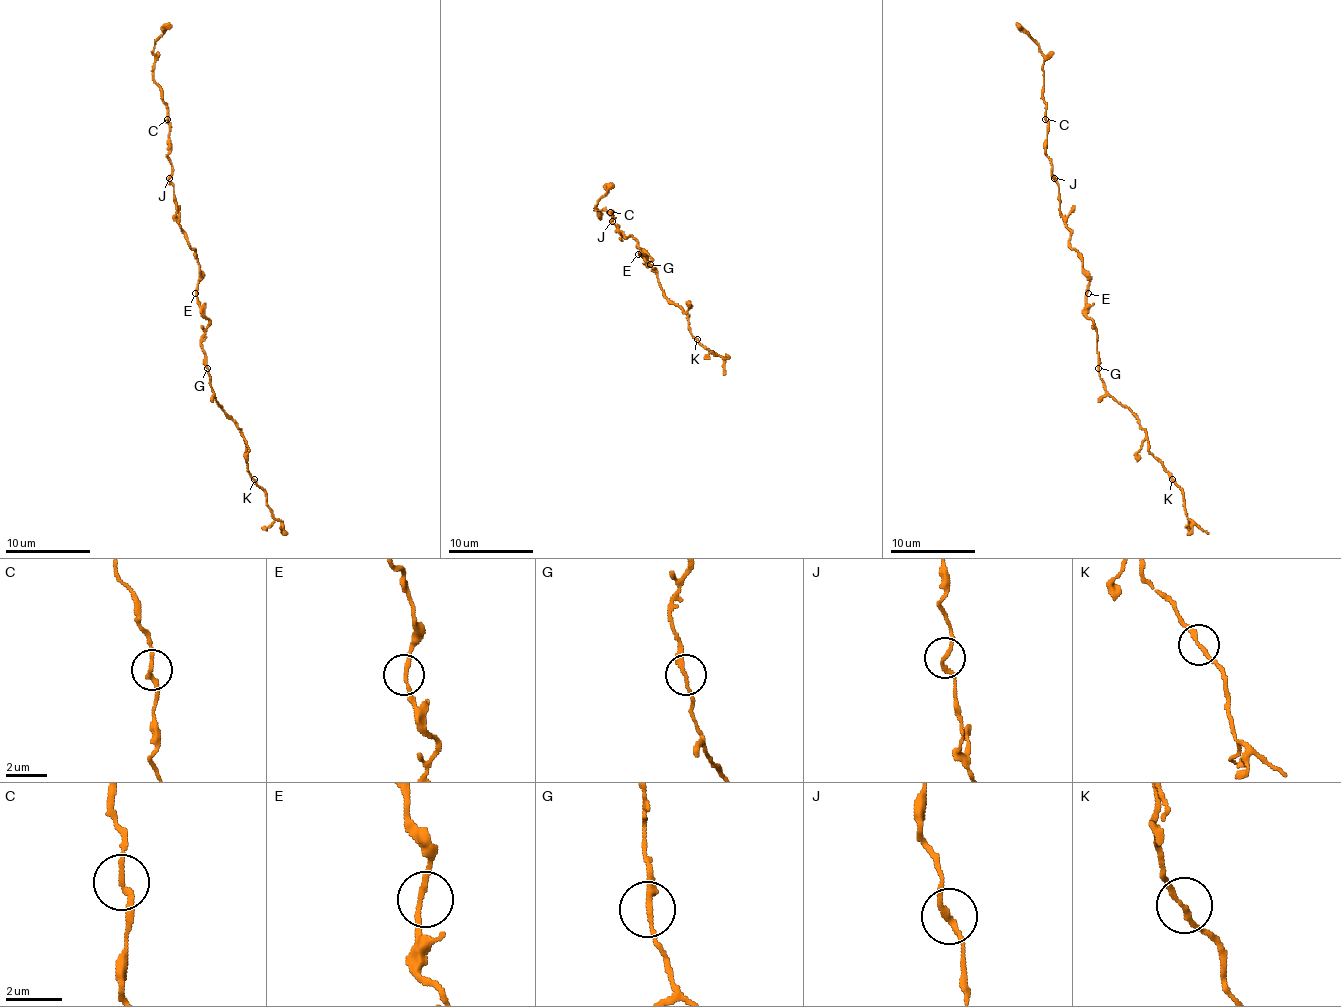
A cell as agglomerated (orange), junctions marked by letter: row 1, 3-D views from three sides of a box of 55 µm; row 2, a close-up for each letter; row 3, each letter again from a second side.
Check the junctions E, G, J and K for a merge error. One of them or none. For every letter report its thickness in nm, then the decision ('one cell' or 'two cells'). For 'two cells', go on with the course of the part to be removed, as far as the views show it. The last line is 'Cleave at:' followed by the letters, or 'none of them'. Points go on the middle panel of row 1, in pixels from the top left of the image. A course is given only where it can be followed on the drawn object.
E: 190 nm thick; one cell
G: 200 nm thick; one cell
J: 170 nm thick; one cell
K: 170 nm thick; one cell
Cleave at: none of them

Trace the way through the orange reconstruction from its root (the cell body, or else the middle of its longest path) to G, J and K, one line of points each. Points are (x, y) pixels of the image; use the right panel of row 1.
G: (1085, 293), (1085, 314), (1096, 329), (1098, 367)
J: (1085, 293), (1088, 276), (1081, 257), (1068, 242), (1071, 231), (1060, 212), (1058, 182), (1054, 178)
K: (1085, 293), (1085, 314), (1096, 329), (1098, 376), (1102, 386), (1139, 420), (1145, 431), (1149, 452), (1173, 480)

